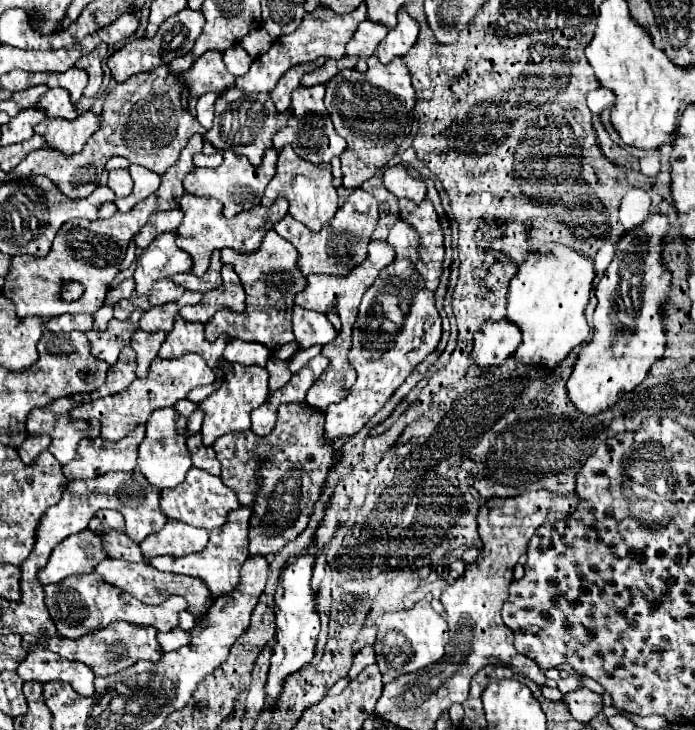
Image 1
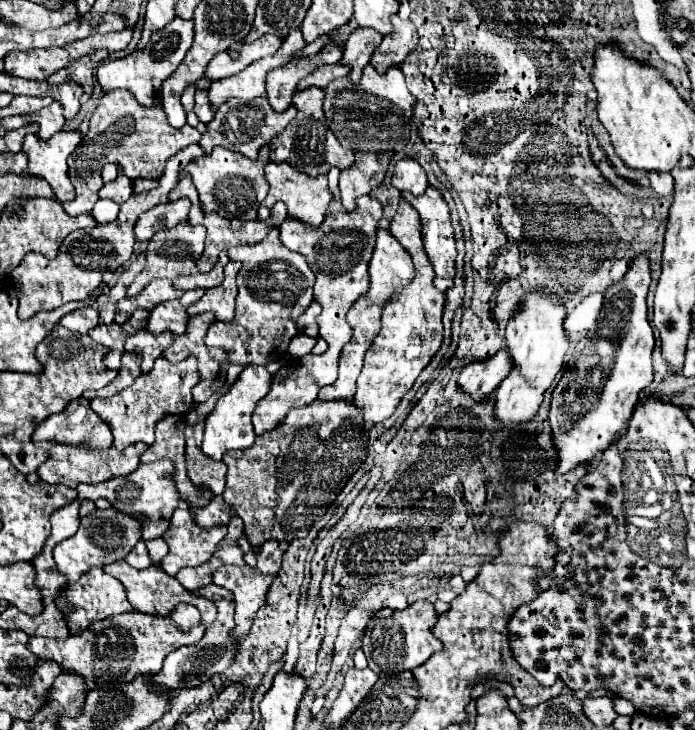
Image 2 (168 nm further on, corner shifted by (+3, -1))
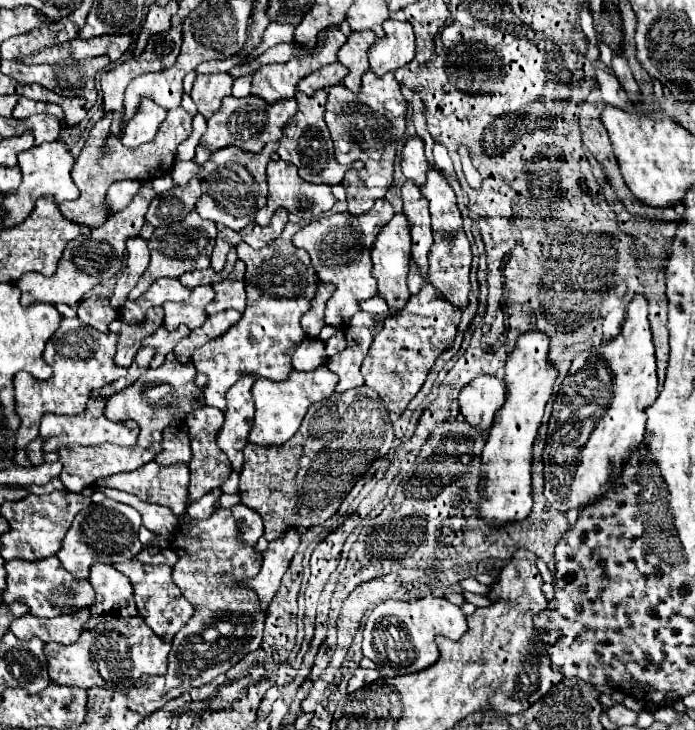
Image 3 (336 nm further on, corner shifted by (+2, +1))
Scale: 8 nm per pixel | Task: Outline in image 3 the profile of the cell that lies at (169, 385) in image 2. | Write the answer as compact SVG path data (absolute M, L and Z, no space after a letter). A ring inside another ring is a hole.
M168 353L164 363L158 369L148 369L134 385L122 389L120 393L108 397L106 407L104 407L104 415L110 421L136 421L140 427L138 433L138 447L148 447L154 441L162 439L162 429L166 425L170 425L170 421L176 419L184 419L190 411L206 405L202 391L194 385L194 375L196 369L192 362L180 363L174 353Z

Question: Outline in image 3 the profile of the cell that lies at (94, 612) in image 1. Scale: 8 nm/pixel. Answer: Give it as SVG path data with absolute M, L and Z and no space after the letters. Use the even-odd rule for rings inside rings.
M106 563L92 565L88 581L96 591L96 601L90 609L92 617L98 617L98 615L114 615L114 617L136 615L132 585L112 565L106 565Z

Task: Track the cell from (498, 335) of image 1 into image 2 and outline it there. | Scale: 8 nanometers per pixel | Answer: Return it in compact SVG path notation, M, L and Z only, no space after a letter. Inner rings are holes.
M499 351L495 357L481 361L481 363L471 363L461 369L457 383L463 393L467 393L475 403L483 403L487 395L491 395L501 381L509 375L511 363L509 363L509 353Z

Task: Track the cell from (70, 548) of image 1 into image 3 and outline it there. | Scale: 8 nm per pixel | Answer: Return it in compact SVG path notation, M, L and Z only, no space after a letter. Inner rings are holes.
M104 499L98 505L92 503L88 509L84 509L82 513L76 515L56 557L60 559L62 567L68 573L72 573L76 579L86 579L88 571L94 563L114 565L120 561L134 559L142 551L142 543L138 541L140 527L142 527L142 521L132 507L112 501L112 499Z

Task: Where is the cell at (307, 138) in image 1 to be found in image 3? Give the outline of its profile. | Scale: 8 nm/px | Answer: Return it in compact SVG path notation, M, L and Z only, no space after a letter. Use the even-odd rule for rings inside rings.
M318 89L312 97L304 95L304 93L296 93L296 101L298 101L298 113L284 125L282 129L282 137L280 137L280 147L274 153L274 161L282 159L282 161L290 161L298 167L298 173L302 179L310 181L310 183L340 183L344 179L344 173L348 169L362 169L364 165L360 161L350 163L350 165L340 165L334 157L334 149L332 149L332 137L330 131L324 123L324 103L326 103L326 91Z

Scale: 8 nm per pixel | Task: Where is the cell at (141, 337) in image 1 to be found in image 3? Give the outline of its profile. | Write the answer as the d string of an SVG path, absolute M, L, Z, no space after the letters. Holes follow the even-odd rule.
M180 325L176 331L166 331L164 327L160 327L160 329L156 329L152 335L144 337L144 339L142 339L142 347L154 347L154 349L156 349L156 355L154 355L150 367L160 367L162 361L164 361L164 357L166 357L166 355L174 349L174 345L176 345L182 337L186 337L188 333L190 333L190 331L188 331L184 325Z

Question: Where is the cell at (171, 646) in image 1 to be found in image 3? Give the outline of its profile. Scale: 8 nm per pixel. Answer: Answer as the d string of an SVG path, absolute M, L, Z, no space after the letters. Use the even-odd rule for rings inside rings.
M130 559L130 561L118 563L114 567L130 579L130 583L134 587L134 599L136 599L138 613L154 629L154 633L162 633L162 637L172 639L194 615L194 607L190 605L190 601L186 601L186 597L182 597L180 589L174 585L168 565L158 565L158 567L156 565L142 565L140 561Z

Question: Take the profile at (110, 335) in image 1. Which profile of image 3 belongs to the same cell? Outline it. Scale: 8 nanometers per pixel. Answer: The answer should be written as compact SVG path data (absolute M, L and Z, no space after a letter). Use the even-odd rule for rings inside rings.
M152 307L150 311L150 323L140 323L140 325L122 325L124 331L118 333L118 351L116 351L116 357L114 361L120 365L120 367L128 367L136 355L136 351L140 349L140 339L154 333L160 323L162 323L162 309L160 307Z

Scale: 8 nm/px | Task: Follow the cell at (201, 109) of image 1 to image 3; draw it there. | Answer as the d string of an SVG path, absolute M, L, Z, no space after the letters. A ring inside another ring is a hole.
M248 73L248 75L242 75L242 77L236 77L236 79L234 79L234 85L232 85L232 95L234 95L234 97L248 97L248 95L250 95L252 75L254 75L254 73Z

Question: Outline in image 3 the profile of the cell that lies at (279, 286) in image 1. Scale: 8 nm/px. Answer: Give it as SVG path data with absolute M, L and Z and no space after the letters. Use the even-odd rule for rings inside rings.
M286 223L282 235L264 249L252 249L246 243L236 247L238 259L246 263L248 297L242 319L222 337L210 339L192 353L194 367L208 375L208 385L204 389L206 405L224 409L226 389L246 373L256 373L258 377L268 377L272 381L282 381L286 379L286 373L290 373L290 357L306 337L300 327L300 317L310 309L318 289L316 271L308 253L292 245L292 237L298 229L296 223Z

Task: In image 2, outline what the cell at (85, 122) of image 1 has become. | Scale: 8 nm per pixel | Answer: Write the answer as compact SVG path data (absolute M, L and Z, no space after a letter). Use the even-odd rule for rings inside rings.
M61 131L47 141L41 141L37 135L25 135L21 151L29 159L27 175L47 179L53 187L55 199L65 203L75 197L75 189L67 175L67 157L79 145L79 131Z

